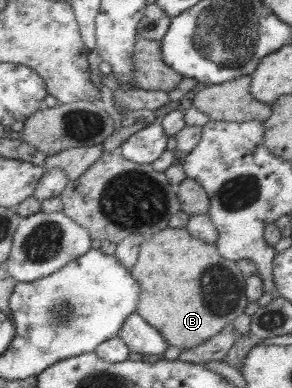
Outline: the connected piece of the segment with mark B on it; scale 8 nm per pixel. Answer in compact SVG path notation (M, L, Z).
M166 227L139 246L131 275L140 287L136 312L153 326L169 346L191 349L244 313L246 276L236 261L220 256L216 245L193 238L185 228Z

